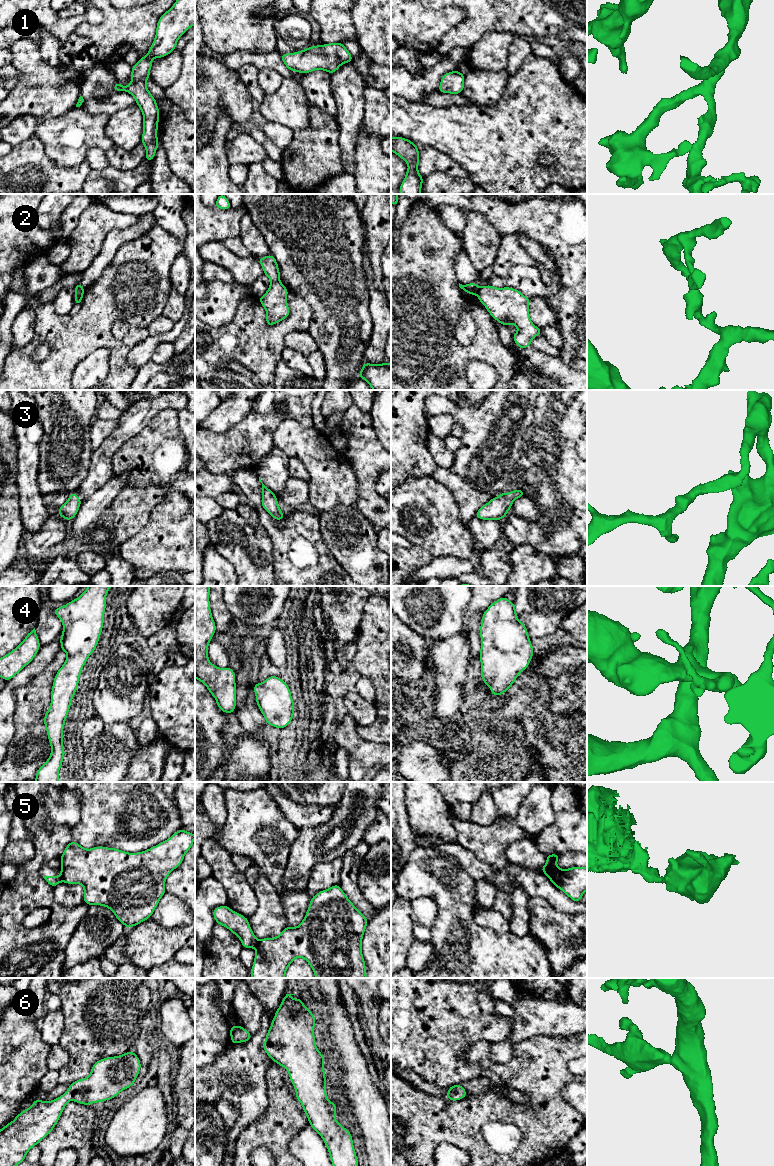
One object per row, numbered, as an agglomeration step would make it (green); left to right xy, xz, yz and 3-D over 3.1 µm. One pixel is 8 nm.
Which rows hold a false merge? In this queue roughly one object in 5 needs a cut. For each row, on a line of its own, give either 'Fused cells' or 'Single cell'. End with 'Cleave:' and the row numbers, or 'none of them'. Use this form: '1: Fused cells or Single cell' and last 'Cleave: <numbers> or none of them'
1: Single cell
2: Fused cells
3: Single cell
4: Single cell
5: Fused cells
6: Single cell
Cleave: 2, 5

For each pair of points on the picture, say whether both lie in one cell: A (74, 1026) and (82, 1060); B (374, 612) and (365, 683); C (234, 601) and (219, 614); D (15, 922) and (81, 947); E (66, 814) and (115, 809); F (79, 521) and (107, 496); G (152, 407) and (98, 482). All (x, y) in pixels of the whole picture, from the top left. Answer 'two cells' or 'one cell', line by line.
A: one cell
B: two cells
C: two cells
D: two cells
E: two cells
F: one cell
G: one cell

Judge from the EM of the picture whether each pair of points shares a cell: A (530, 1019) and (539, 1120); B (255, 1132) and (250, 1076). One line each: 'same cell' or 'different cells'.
A: different cells
B: different cells

